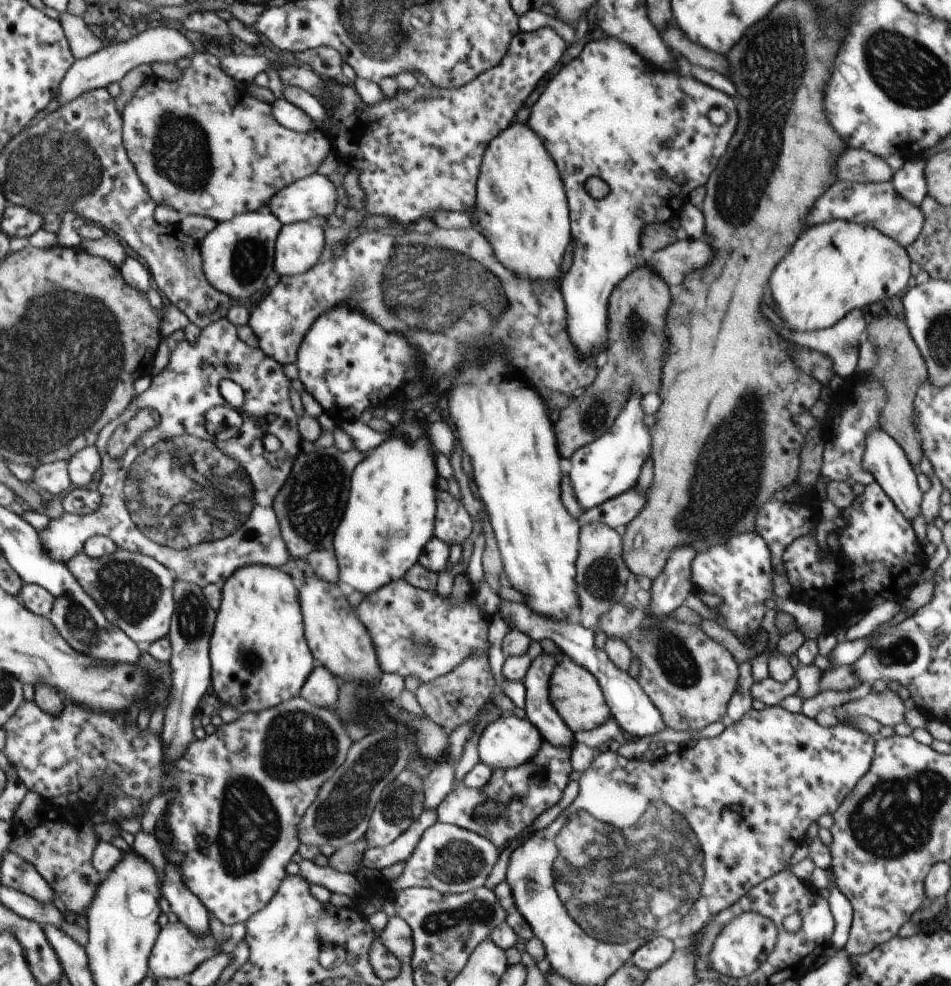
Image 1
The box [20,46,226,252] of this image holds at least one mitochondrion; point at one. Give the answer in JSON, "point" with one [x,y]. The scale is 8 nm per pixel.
{"point":[188,164]}

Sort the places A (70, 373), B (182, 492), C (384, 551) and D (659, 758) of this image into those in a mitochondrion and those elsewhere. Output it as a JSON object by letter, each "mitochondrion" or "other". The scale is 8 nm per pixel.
{"A":"mitochondrion","B":"mitochondrion","C":"mitochondrion","D":"other"}

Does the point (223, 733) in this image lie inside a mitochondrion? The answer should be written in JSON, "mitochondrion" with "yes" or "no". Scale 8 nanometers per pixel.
{"mitochondrion":"no"}

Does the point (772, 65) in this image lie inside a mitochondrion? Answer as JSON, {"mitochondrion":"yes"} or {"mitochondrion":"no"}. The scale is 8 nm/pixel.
{"mitochondrion":"yes"}

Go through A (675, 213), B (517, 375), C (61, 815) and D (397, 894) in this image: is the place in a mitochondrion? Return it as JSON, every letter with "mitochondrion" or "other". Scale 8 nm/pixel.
{"A":"other","B":"other","C":"other","D":"other"}

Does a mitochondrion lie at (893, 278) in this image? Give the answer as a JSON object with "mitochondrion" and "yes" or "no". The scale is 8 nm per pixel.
{"mitochondrion":"no"}

